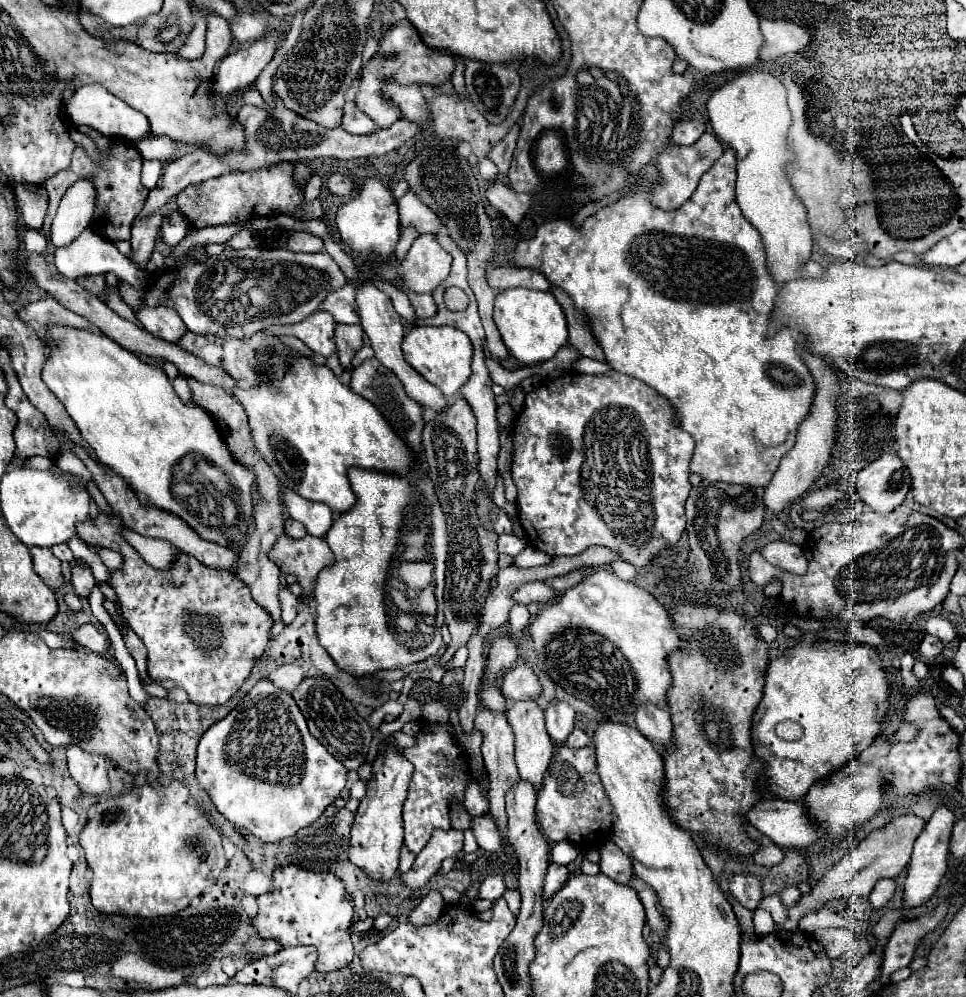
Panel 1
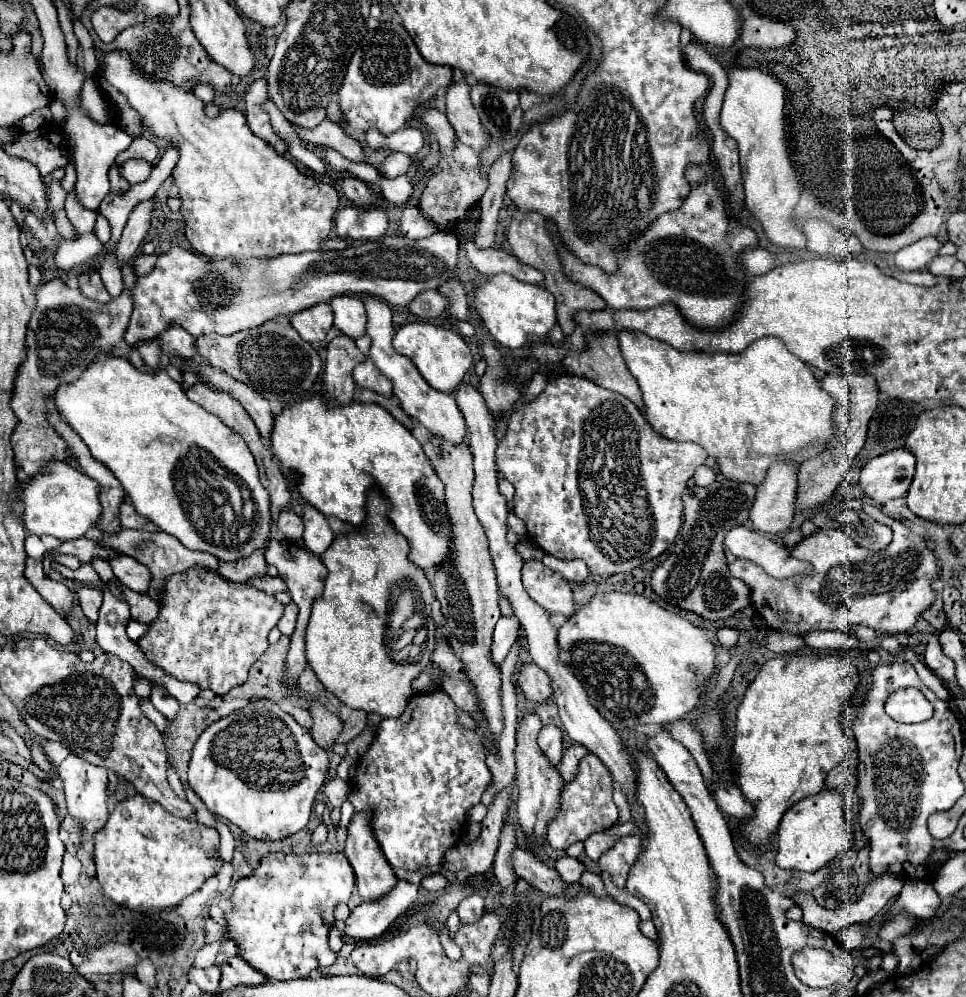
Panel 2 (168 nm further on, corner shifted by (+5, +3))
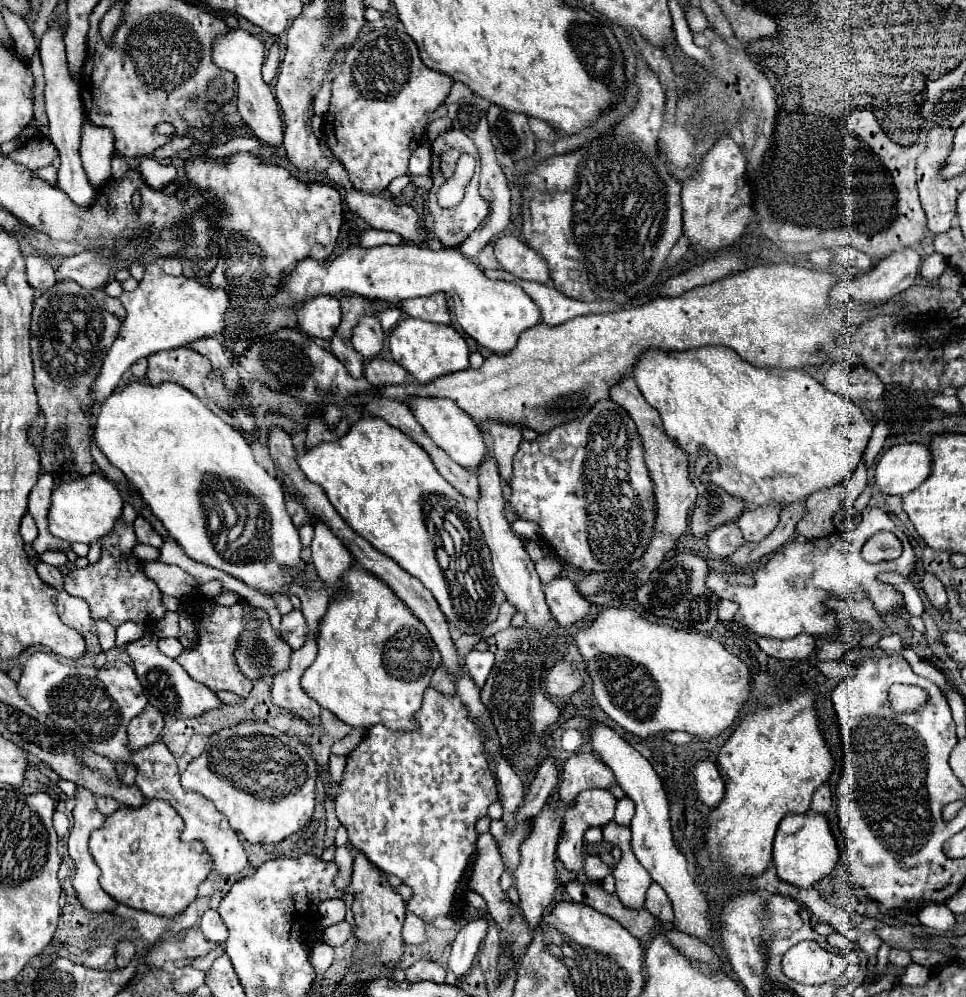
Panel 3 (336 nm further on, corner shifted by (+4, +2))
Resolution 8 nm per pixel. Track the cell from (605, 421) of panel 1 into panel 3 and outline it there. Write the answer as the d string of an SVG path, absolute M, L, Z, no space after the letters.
M599 400L587 414L583 414L581 418L567 422L565 426L553 428L545 434L539 434L533 442L523 440L519 446L519 452L513 458L513 476L509 480L509 494L507 494L507 502L511 504L511 508L515 510L517 518L527 520L527 522L535 522L541 528L541 538L543 542L559 556L567 558L573 566L585 570L585 572L619 572L625 570L631 562L639 560L647 546L651 544L653 538L653 530L655 530L655 516L657 516L657 500L655 500L655 492L653 492L653 482L645 464L645 448L643 448L643 440L639 436L639 432L635 430L635 422L633 418L627 414L627 410L623 410L617 402L613 400Z

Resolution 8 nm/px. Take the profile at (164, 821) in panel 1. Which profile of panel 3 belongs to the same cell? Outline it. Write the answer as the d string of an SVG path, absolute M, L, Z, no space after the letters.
M147 800L139 808L121 806L89 840L91 854L101 868L101 888L135 910L159 916L183 912L195 900L197 886L213 870L213 858L199 840L183 844L179 840L181 830L183 820L165 800Z

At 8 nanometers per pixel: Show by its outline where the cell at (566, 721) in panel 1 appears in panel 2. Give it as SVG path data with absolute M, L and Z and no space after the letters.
M554 725L542 727L542 731L538 735L538 745L544 751L544 755L548 757L550 765L556 767L558 761L562 759L562 731Z

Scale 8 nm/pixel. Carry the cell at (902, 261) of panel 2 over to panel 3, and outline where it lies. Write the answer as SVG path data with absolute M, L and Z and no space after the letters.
M905 248L905 250L893 252L887 258L883 258L875 268L871 268L865 276L841 280L835 286L835 290L831 290L833 306L841 308L847 300L859 300L859 302L885 302L885 300L891 300L893 296L905 292L917 280L919 268L921 268L921 256L915 250Z

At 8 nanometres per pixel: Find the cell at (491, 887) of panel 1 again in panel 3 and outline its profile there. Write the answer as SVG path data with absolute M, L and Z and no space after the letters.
M477 914L473 918L467 920L467 924L463 924L463 928L459 930L455 942L453 942L453 950L449 956L449 968L455 972L457 978L465 976L467 970L473 964L473 958L479 950L479 944L483 942L485 934L487 934L487 916L485 914Z

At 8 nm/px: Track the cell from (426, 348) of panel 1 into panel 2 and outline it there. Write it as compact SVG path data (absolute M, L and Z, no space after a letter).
M426 321L406 323L404 327L400 327L396 331L392 343L400 355L412 359L412 363L416 365L420 375L428 381L428 385L432 385L434 389L444 391L444 393L454 389L462 381L462 375L474 363L472 351L464 343L464 339L456 331L442 327L442 325L436 325L436 323L426 323Z

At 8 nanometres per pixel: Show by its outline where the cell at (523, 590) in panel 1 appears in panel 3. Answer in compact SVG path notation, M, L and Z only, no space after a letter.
M563 576L553 578L549 584L543 584L543 592L553 618L563 628L569 628L579 620L587 618L591 604L587 602L587 598L579 594L577 586L569 578L563 578Z

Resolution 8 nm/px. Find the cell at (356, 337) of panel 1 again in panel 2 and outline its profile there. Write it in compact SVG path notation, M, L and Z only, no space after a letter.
M346 335L334 337L328 347L326 367L322 373L324 393L330 397L330 405L348 405L354 401L356 383L352 379L352 369L366 359L352 339Z

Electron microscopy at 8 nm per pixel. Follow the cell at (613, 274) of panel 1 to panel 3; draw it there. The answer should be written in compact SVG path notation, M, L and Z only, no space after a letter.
M706 346L682 352L647 348L633 366L633 378L635 378L641 394L645 396L645 400L661 414L667 436L673 438L679 446L683 446L683 450L687 450L689 454L695 454L695 450L697 450L695 446L705 446L709 452L713 452L719 458L719 468L713 474L709 474L709 480L713 484L721 486L723 490L727 490L729 494L733 494L737 498L743 498L747 502L747 508L763 506L771 500L779 500L785 506L785 504L791 504L795 500L805 500L809 494L813 494L821 488L829 488L829 486L835 486L835 484L841 484L841 482L849 480L851 474L855 472L859 460L861 460L861 454L863 454L863 450L869 442L871 430L873 430L871 418L867 418L865 412L859 406L855 406L851 400L845 400L843 396L827 392L807 372L797 370L797 368L779 368L779 366L777 368L759 368L759 366L753 366L753 364L745 362L736 352L723 346Z

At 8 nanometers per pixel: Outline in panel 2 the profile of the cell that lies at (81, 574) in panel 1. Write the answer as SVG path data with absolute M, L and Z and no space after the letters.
M82 587L82 589L76 591L76 595L78 595L80 607L82 607L84 615L88 617L88 621L96 625L96 621L98 621L98 611L100 611L100 605L102 605L102 593L100 593L98 589Z

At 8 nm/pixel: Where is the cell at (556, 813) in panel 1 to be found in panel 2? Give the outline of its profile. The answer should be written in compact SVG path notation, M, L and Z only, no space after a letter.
M586 755L578 767L578 775L572 783L566 783L562 793L562 807L558 817L548 825L546 841L554 849L568 849L576 841L586 841L592 833L604 831L618 821L618 807L612 801L614 781L596 755Z

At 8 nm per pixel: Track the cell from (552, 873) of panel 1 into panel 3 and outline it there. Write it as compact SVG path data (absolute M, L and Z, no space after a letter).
M585 856L585 864L583 864L583 874L587 878L591 878L593 882L603 880L607 874L611 874L611 868L599 858L599 856Z

